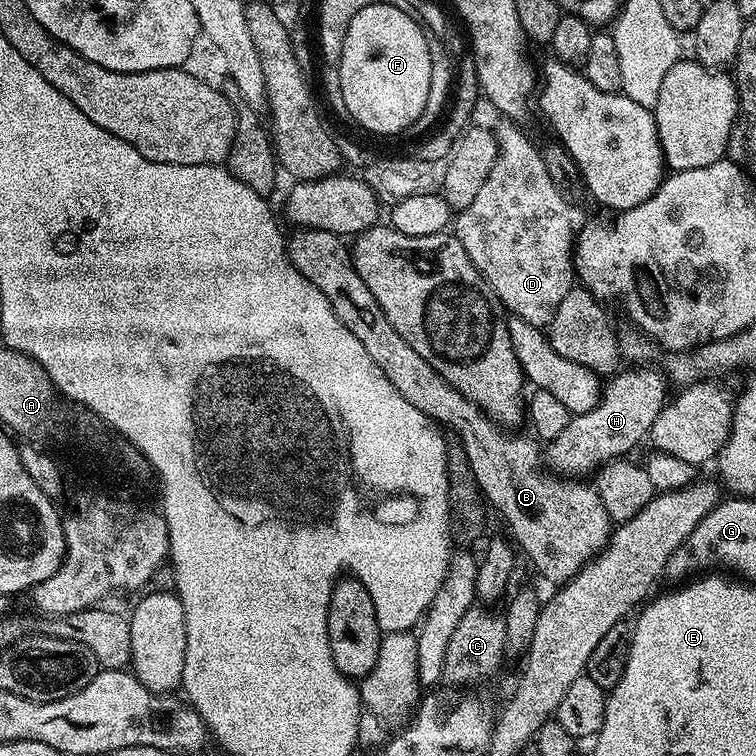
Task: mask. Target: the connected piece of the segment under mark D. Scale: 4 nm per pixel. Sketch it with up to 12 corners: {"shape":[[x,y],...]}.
{"shape":[[516,122],[454,234],[511,315],[577,283],[572,208]]}

